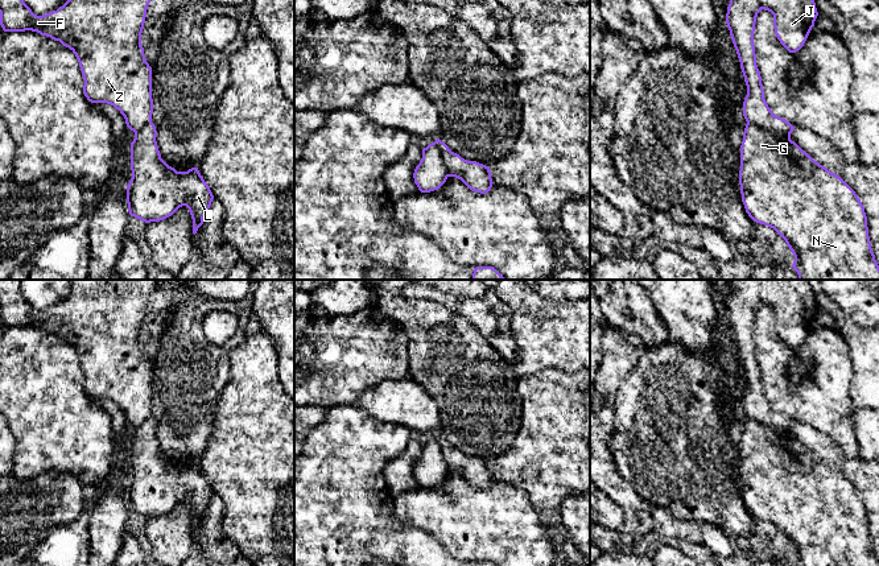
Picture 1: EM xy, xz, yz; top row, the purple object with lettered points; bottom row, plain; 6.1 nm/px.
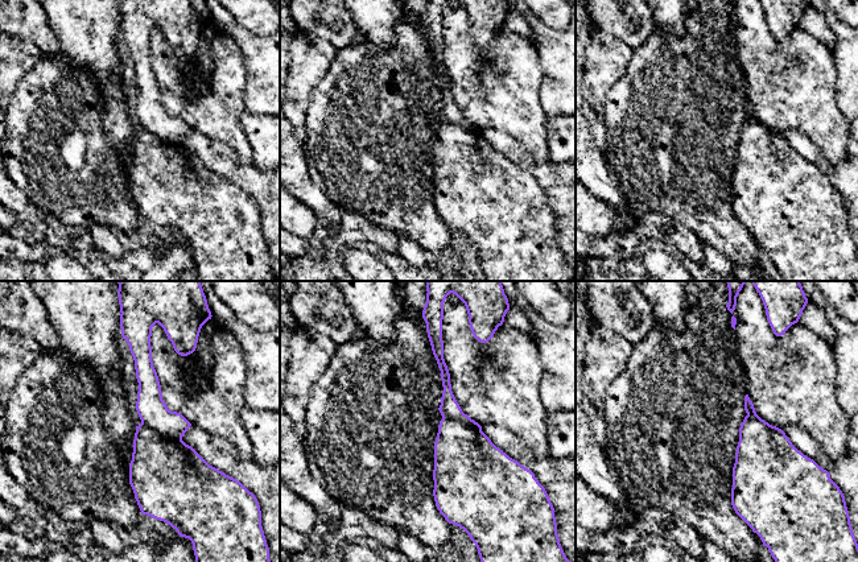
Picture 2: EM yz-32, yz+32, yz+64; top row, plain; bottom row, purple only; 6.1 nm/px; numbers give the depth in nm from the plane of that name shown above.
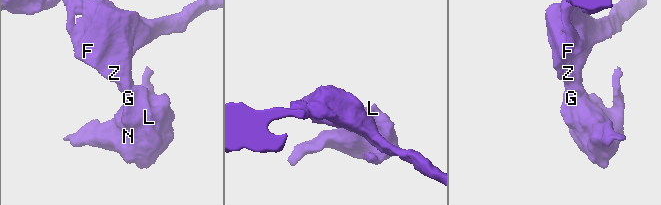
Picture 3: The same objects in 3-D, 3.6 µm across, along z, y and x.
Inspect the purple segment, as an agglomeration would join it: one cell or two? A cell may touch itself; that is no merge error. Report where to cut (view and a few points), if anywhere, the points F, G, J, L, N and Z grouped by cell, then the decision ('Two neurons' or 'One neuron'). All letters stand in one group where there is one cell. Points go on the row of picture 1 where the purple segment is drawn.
Split along yz (747, 122), (770, 132), (789, 137). Groups: F J Z / G L N. Two neurons

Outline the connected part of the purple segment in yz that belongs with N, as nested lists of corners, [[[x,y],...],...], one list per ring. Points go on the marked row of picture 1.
[[[747,123],[740,145],[739,185],[748,216],[773,228],[795,256],[798,280],[879,280],[867,216],[855,191],[795,141]]]

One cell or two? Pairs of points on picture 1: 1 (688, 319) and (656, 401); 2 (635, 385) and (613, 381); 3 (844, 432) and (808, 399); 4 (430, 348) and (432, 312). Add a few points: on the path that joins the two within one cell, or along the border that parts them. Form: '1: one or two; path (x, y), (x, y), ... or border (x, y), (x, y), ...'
1: two; border (668, 339), (680, 343), (689, 351), (708, 354)
2: two; border (640, 358), (617, 393), (614, 413)
3: one; path (836, 422), (817, 404)
4: one; path (432, 339), (432, 321)

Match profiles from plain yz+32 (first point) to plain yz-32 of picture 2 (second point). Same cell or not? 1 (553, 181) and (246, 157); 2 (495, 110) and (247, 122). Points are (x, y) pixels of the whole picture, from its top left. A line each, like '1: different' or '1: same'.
1: different
2: different

